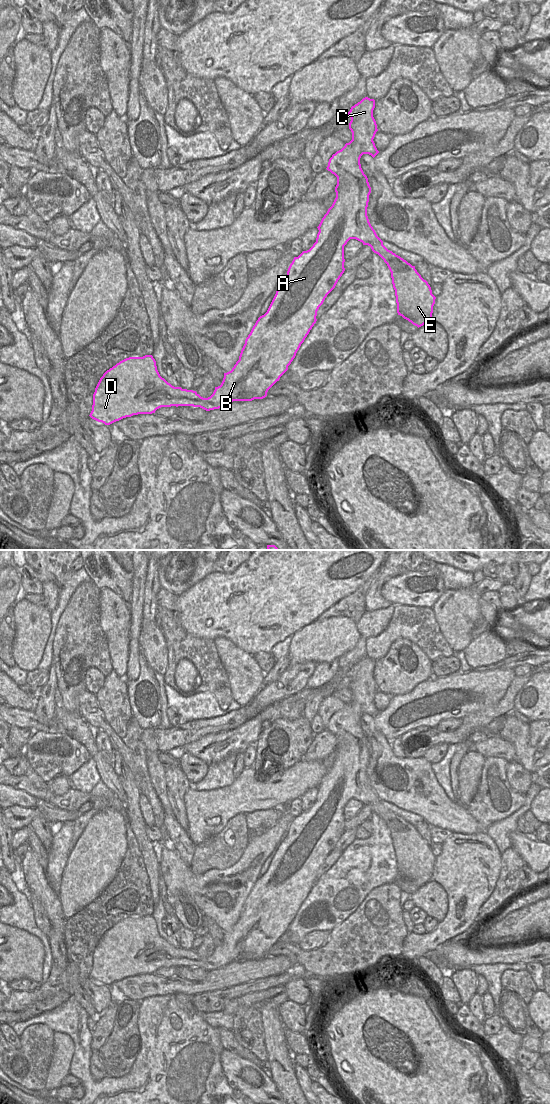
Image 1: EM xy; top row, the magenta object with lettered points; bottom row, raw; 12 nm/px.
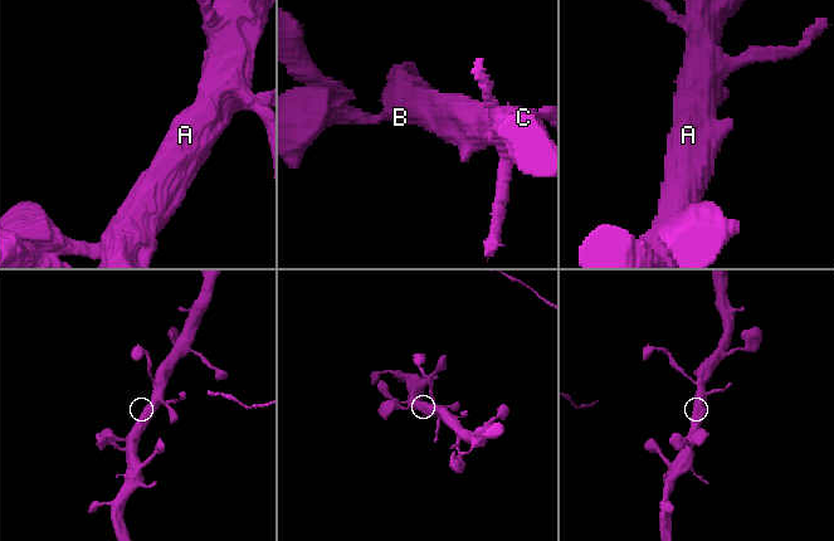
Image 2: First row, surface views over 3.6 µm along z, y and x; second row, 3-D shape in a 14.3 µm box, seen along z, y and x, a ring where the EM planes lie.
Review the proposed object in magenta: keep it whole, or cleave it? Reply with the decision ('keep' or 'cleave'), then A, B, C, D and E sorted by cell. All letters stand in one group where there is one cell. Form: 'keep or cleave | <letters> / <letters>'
keep | A B C D E

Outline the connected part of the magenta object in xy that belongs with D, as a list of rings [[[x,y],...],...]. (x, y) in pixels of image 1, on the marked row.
[[[365,97],[348,112],[352,140],[329,159],[326,169],[337,177],[336,198],[317,227],[319,232],[316,242],[309,250],[294,257],[267,312],[258,318],[246,338],[239,360],[231,371],[224,373],[221,385],[215,387],[213,394],[203,398],[196,391],[172,386],[160,376],[152,355],[129,357],[107,370],[100,378],[93,394],[92,411],[89,415],[92,419],[110,425],[133,415],[155,413],[161,407],[193,406],[210,411],[233,401],[265,398],[268,390],[288,370],[317,321],[319,307],[344,273],[344,246],[350,239],[370,246],[387,264],[395,290],[398,315],[418,328],[432,319],[436,297],[432,294],[430,285],[415,266],[383,245],[367,216],[371,187],[361,168],[360,158],[363,154],[374,158],[379,153],[373,141],[378,131],[373,117],[374,108],[375,100]]]

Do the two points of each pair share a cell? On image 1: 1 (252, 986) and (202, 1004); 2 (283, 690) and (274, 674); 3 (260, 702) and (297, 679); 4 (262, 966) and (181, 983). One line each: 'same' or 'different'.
1: same
2: different
3: same
4: same

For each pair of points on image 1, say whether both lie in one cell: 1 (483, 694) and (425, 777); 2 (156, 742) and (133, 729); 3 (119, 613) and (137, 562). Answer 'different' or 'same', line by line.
1: different
2: different
3: different

